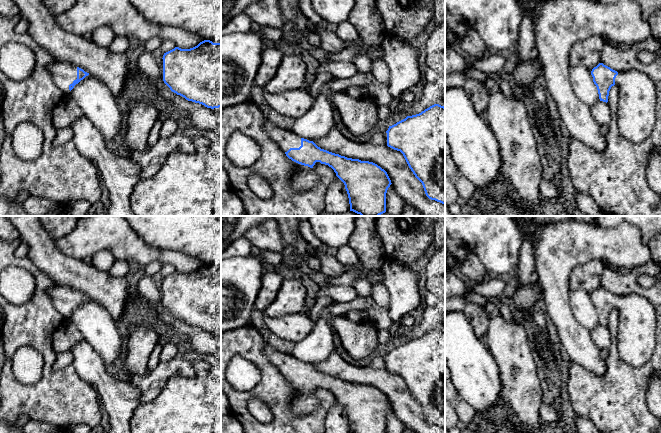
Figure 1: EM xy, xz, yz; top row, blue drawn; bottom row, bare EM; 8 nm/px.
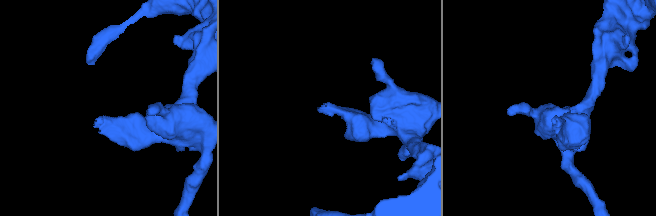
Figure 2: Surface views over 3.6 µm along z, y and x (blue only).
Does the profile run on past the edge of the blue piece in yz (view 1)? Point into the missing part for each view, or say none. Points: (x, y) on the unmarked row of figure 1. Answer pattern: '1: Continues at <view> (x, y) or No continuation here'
1: No continuation here

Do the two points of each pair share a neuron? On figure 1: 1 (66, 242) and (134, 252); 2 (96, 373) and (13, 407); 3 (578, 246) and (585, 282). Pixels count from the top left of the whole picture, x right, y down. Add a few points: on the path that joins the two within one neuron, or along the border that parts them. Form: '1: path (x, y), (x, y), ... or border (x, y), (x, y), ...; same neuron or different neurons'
1: path (83, 241), (117, 241); same neuron
2: border (71, 365), (77, 374), (95, 389), (98, 395); different neurons
3: border (602, 259), (578, 264), (568, 283); different neurons

